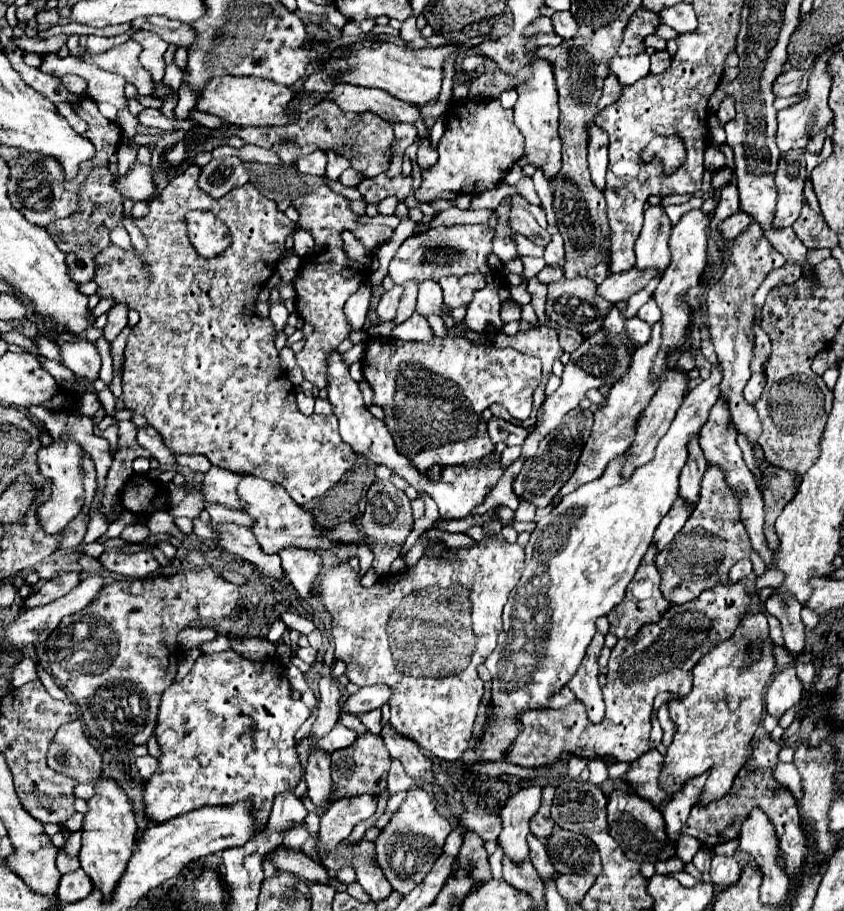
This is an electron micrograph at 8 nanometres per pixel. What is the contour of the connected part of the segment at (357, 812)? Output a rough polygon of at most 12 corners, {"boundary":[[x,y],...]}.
{"boundary":[[377,796],[339,798],[321,816],[323,840],[339,844],[377,810]]}

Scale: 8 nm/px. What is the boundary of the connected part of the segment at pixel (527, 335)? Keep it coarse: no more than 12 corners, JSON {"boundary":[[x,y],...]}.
{"boundary":[[541,324],[529,332],[499,332],[497,348],[515,348],[543,362],[547,384],[551,366],[563,354],[559,336]]}

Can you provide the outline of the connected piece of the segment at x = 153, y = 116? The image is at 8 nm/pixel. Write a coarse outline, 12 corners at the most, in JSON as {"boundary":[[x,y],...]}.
{"boundary":[[157,108],[139,114],[143,126],[157,130],[184,130],[193,127],[190,119],[163,116]]}

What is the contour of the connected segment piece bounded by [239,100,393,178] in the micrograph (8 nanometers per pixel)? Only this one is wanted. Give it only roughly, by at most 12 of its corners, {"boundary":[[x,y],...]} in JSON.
{"boundary":[[323,100],[295,122],[242,125],[285,166],[315,150],[365,178],[389,170],[391,122]]}

